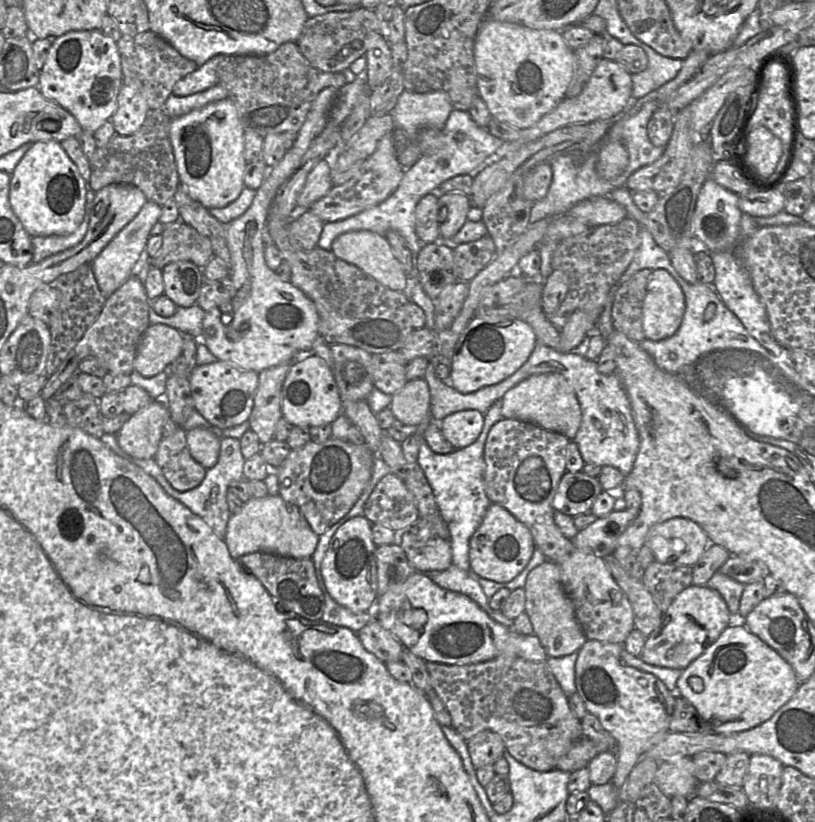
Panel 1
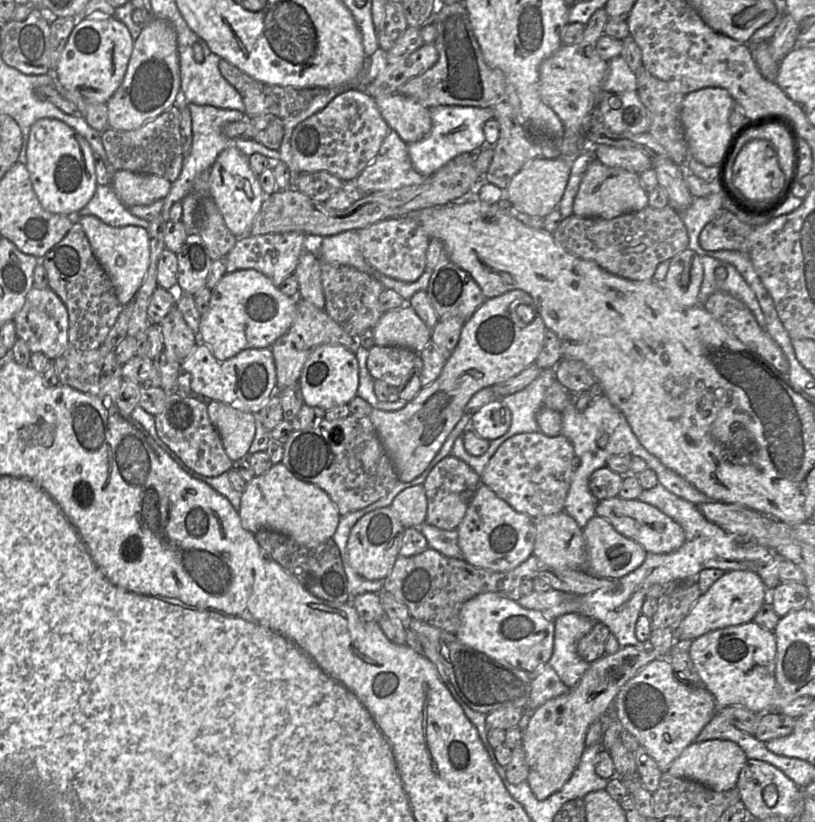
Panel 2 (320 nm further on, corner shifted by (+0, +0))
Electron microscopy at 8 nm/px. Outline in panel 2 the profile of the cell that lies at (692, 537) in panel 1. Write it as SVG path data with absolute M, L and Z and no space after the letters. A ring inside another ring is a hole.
M618 496L599 501L595 515L606 519L619 534L640 544L647 553L670 554L682 547L685 531L659 509L644 502L625 500Z

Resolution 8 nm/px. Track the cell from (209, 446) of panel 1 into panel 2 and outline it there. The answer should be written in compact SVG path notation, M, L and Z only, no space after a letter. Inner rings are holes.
M215 400L207 403L207 412L227 456L233 462L244 457L255 436L255 415Z

